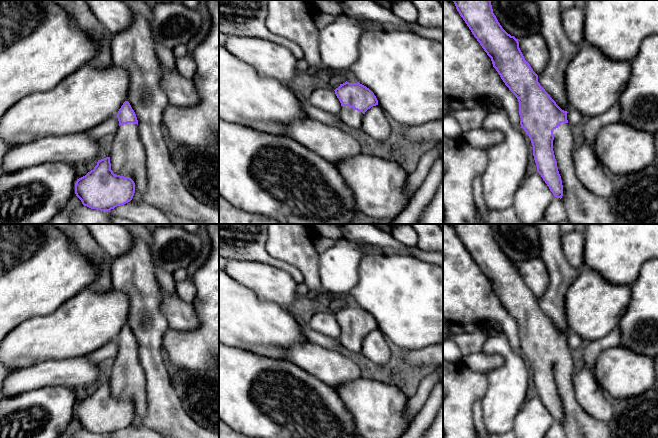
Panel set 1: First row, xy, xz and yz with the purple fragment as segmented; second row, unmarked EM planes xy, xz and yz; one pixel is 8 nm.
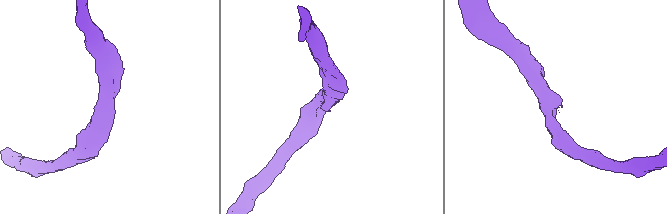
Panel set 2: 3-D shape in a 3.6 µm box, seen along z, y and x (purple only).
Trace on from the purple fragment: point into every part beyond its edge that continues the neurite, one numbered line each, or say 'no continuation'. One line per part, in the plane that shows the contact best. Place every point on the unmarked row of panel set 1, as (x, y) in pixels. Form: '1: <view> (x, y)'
1: yz (577, 423)

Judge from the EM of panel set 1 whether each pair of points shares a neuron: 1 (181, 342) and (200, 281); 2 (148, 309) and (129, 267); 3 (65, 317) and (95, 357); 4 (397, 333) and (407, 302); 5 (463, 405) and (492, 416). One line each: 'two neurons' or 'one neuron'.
1: one neuron
2: one neuron
3: two neurons
4: one neuron
5: two neurons

